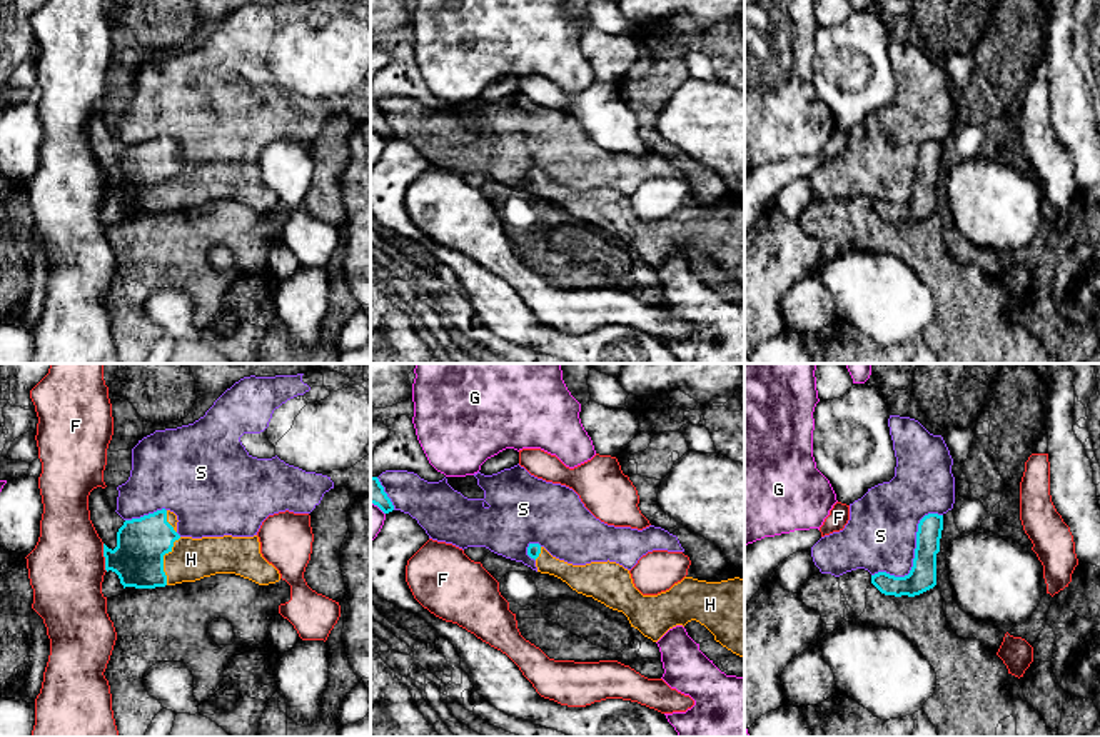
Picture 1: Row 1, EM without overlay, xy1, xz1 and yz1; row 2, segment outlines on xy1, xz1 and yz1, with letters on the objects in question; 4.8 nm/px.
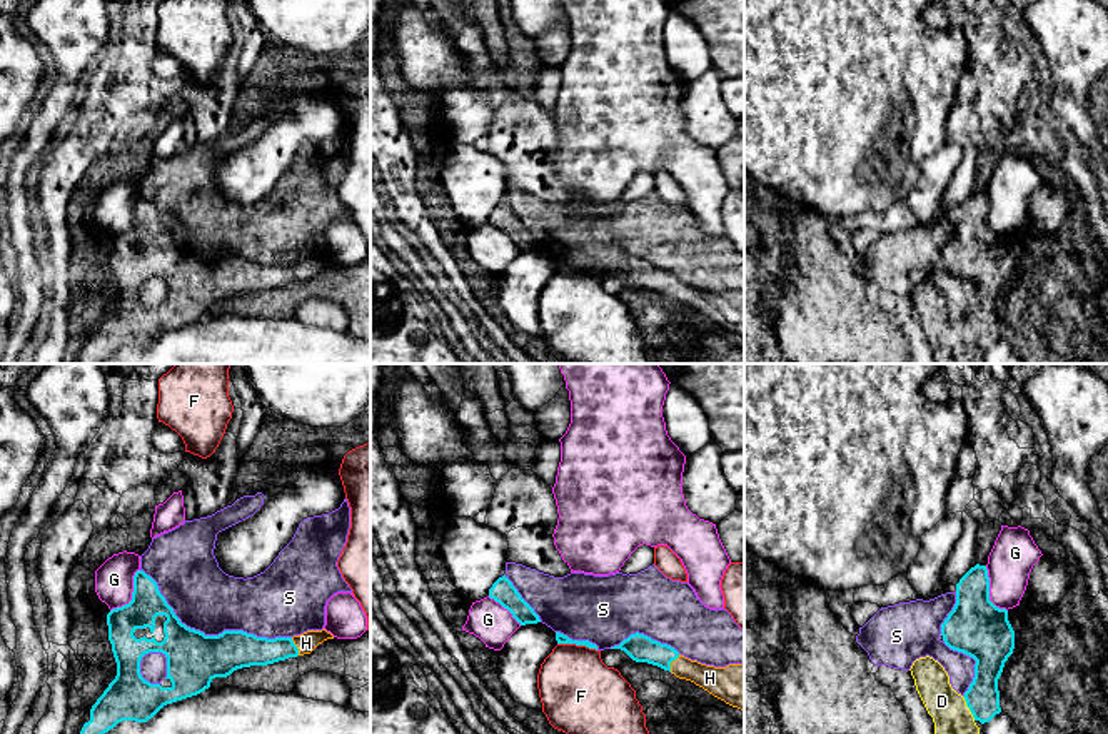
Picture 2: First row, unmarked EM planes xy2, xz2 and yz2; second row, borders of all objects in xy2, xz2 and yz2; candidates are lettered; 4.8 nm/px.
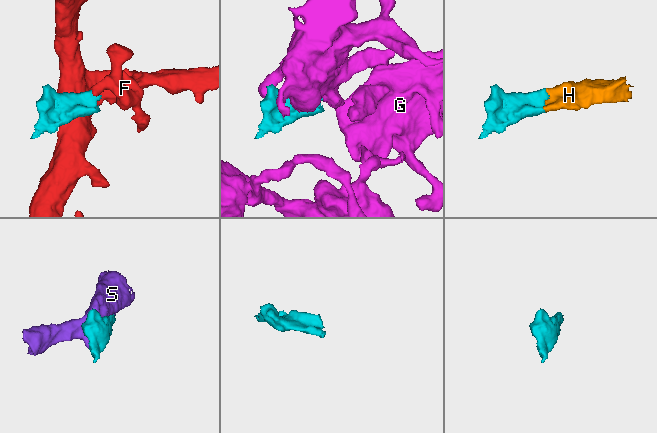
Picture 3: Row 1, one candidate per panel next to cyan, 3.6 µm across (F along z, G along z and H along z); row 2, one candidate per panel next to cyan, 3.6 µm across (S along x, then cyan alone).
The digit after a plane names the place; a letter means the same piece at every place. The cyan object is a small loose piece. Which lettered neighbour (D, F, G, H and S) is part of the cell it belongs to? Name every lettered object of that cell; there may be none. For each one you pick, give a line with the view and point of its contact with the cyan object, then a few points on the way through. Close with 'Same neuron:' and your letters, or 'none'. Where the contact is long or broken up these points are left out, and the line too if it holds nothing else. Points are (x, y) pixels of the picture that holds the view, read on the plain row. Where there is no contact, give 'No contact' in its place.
D: Touches cyan at yz2 (968, 332)
H: Touches cyan at xy1 (162, 187). Path across: xy1 (137, 185), (162, 187), (191, 185)
Same neuron: D, H

